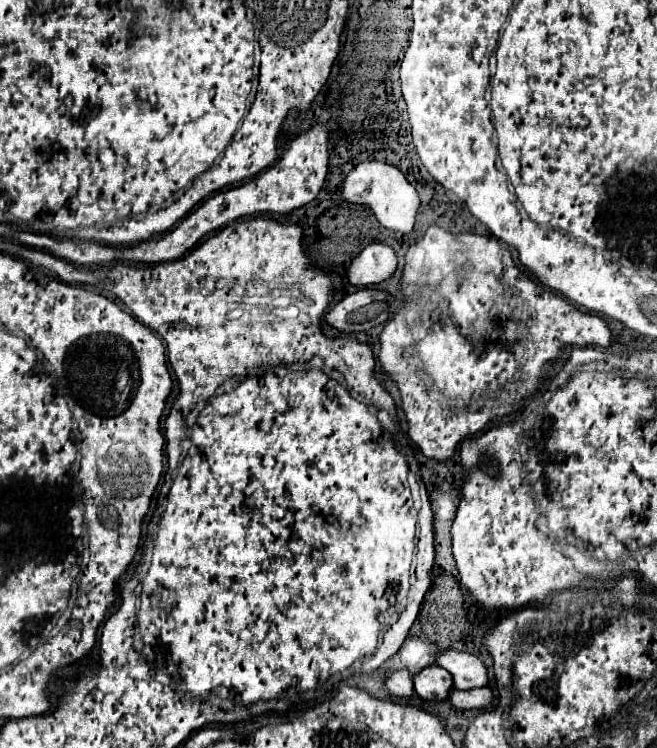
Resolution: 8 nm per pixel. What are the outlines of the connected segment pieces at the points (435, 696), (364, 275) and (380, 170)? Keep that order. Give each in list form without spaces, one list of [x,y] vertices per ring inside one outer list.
[[[429,665],[413,675],[413,687],[421,699],[445,701],[451,691],[451,675],[439,665]]]
[[[371,243],[349,263],[345,277],[353,287],[369,287],[391,277],[395,267],[395,251],[389,245]]]
[[[363,161],[353,171],[349,171],[343,179],[341,197],[347,203],[367,205],[373,211],[375,219],[385,229],[391,229],[395,233],[411,233],[419,209],[419,195],[415,187],[405,179],[405,175],[397,167],[381,161]]]

